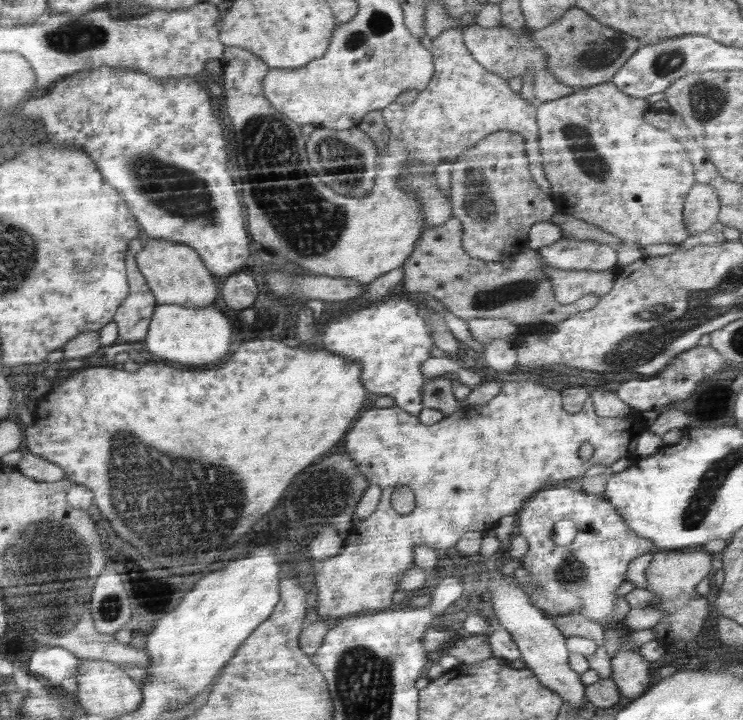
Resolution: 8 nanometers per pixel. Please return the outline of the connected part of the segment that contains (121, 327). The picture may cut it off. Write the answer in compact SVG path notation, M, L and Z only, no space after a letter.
M142 232L130 244L130 298L126 297L126 306L117 310L118 316L114 323L118 325L118 340L116 343L136 342L148 336L149 324L153 313L156 312L157 299L150 290L148 280L137 266L137 255L144 249L144 244L149 241L149 236Z

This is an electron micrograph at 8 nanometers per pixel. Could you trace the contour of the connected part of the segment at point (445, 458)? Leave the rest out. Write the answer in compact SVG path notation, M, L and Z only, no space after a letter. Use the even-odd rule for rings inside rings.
M524 379L521 382L504 381L502 382L502 390L500 394L497 394L492 400L488 401L484 405L480 405L472 410L460 410L445 416L440 422L436 424L427 425L422 423L417 415L412 415L408 411L402 410L399 406L393 406L388 408L374 408L364 411L354 424L354 428L346 434L343 451L352 458L352 462L356 464L356 468L360 470L360 474L370 482L370 485L380 486L382 488L382 496L380 502L374 510L374 513L368 515L364 521L360 521L358 525L353 525L352 530L345 538L342 547L338 550L338 553L333 557L328 557L326 560L316 561L312 563L314 569L314 586L316 586L316 612L318 616L323 619L330 619L333 622L343 619L344 617L367 615L370 613L376 613L377 611L384 611L384 608L390 606L392 608L392 594L399 590L399 581L403 578L403 575L410 568L415 566L414 564L414 548L418 544L424 544L424 546L430 546L430 548L444 548L450 549L454 547L459 540L461 540L464 534L470 531L483 531L484 522L496 522L498 518L502 518L506 515L514 515L516 510L520 511L520 506L524 500L528 500L534 492L538 492L540 488L554 487L554 484L560 484L562 480L576 480L576 476L582 476L593 466L604 465L610 466L616 461L620 461L621 458L627 458L630 455L634 455L636 450L636 442L640 438L642 432L648 432L647 424L644 424L640 420L640 410L636 413L626 413L622 417L604 418L596 415L596 411L593 407L593 398L590 397L586 400L584 407L580 409L580 412L570 414L562 408L562 394L559 390L552 390L546 387L544 384L538 384L532 380ZM582 444L592 444L594 446L594 453L588 460L582 460L580 458L580 448ZM398 486L408 486L410 490L414 490L416 494L416 508L410 512L410 514L398 514L390 508L390 494L394 492L394 488Z

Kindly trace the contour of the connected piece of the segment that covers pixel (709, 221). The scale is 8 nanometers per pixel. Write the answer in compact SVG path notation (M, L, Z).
M694 183L684 208L684 222L691 236L713 230L720 212L720 198L714 186Z

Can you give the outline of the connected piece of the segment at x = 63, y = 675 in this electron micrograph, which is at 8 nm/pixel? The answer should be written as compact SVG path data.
M43 646L33 654L29 662L30 671L43 676L45 682L61 686L62 682L78 674L78 655L60 646Z

